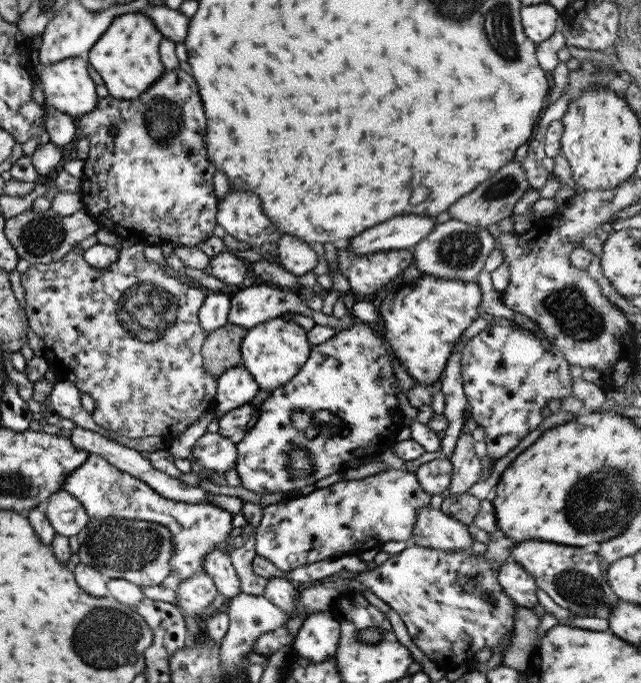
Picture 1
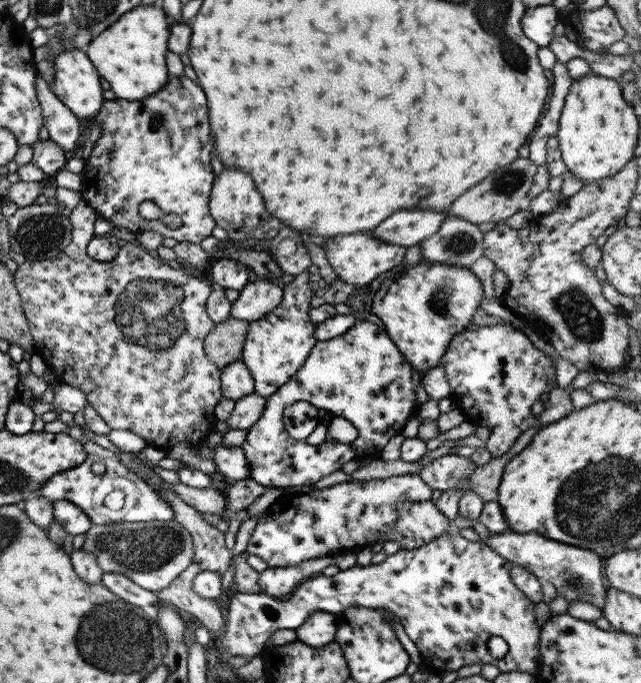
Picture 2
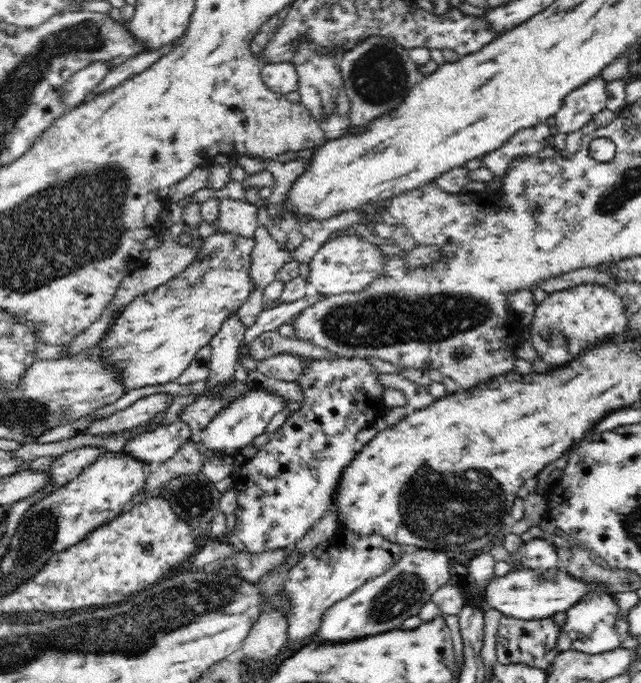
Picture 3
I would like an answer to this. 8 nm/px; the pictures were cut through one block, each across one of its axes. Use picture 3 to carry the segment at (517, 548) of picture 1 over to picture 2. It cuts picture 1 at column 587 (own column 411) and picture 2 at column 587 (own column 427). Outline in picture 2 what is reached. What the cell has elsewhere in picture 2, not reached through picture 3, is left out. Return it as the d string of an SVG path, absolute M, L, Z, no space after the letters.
M508 531L500 534L491 533L487 539L482 539L489 548L492 548L502 558L509 560L513 566L525 567L539 579L552 582L558 596L564 596L568 602L590 602L596 608L604 608L606 592L609 589L602 582L602 555L594 551L580 549L530 532L518 534Z

